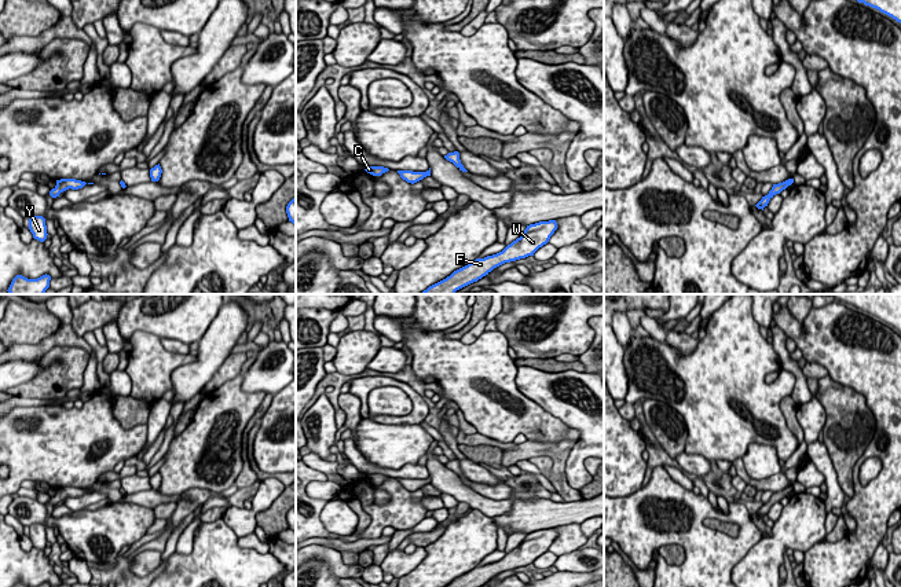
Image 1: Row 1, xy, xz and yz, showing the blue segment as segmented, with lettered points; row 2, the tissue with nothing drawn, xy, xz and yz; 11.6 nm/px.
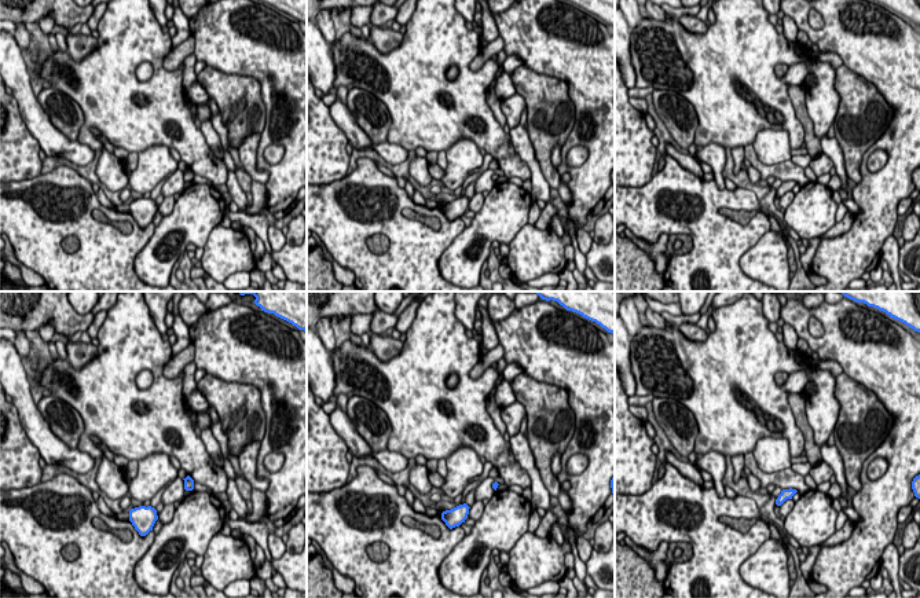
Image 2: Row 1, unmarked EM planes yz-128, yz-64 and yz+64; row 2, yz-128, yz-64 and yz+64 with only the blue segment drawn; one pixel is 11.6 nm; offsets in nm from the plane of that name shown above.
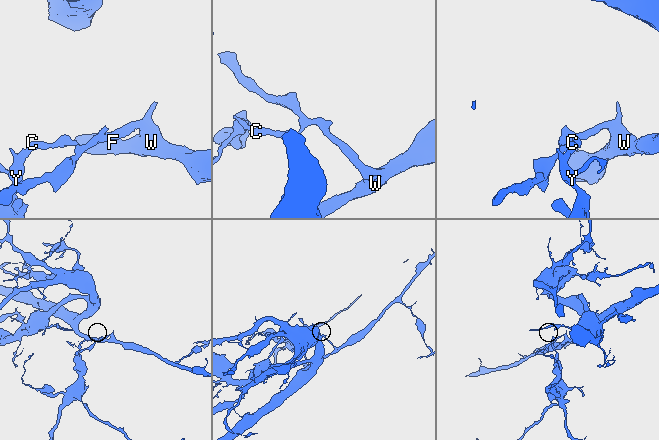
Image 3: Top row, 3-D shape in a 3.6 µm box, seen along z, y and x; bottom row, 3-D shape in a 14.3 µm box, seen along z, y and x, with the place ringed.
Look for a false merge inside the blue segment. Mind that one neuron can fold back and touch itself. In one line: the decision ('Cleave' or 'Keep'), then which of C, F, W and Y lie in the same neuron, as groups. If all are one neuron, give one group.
Cleave. Groups: C Y / F W

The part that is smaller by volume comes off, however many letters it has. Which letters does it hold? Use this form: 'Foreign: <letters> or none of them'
Foreign: C, Y

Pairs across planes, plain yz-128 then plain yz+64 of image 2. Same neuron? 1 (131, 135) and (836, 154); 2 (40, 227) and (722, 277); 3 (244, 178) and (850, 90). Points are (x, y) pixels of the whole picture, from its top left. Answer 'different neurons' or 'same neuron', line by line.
1: different neurons
2: same neuron
3: same neuron

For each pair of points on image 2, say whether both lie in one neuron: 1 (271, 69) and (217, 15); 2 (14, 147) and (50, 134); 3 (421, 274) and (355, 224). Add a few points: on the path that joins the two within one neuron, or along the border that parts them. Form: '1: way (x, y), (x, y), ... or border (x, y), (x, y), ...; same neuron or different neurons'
1: way (257, 55), (231, 29); same neuron
2: border (19, 110), (24, 124), (40, 147); different neurons
3: way (411, 255), (384, 224), (374, 224); same neuron

